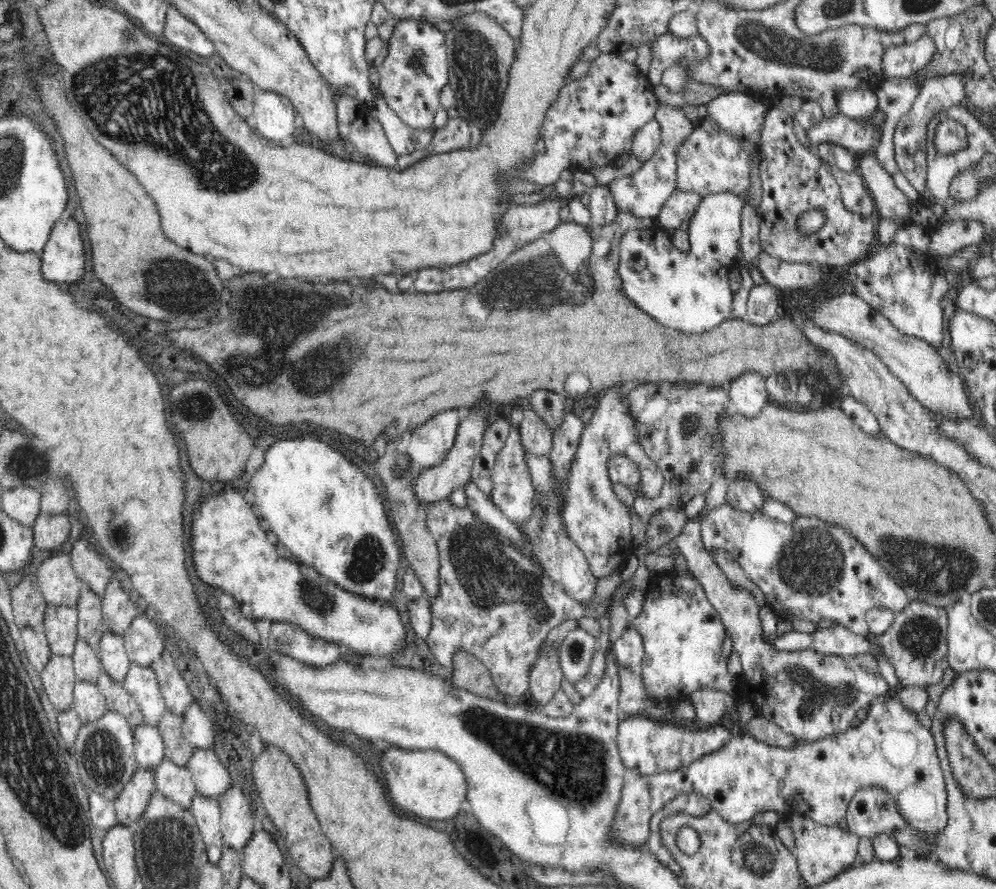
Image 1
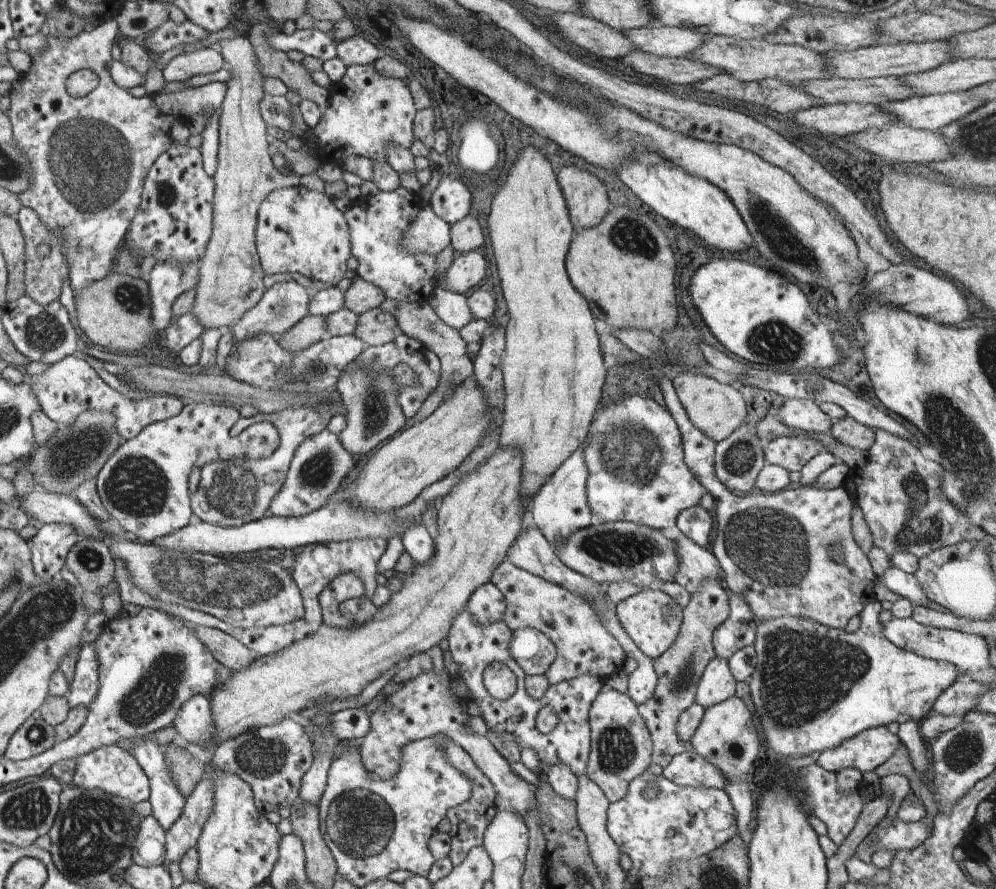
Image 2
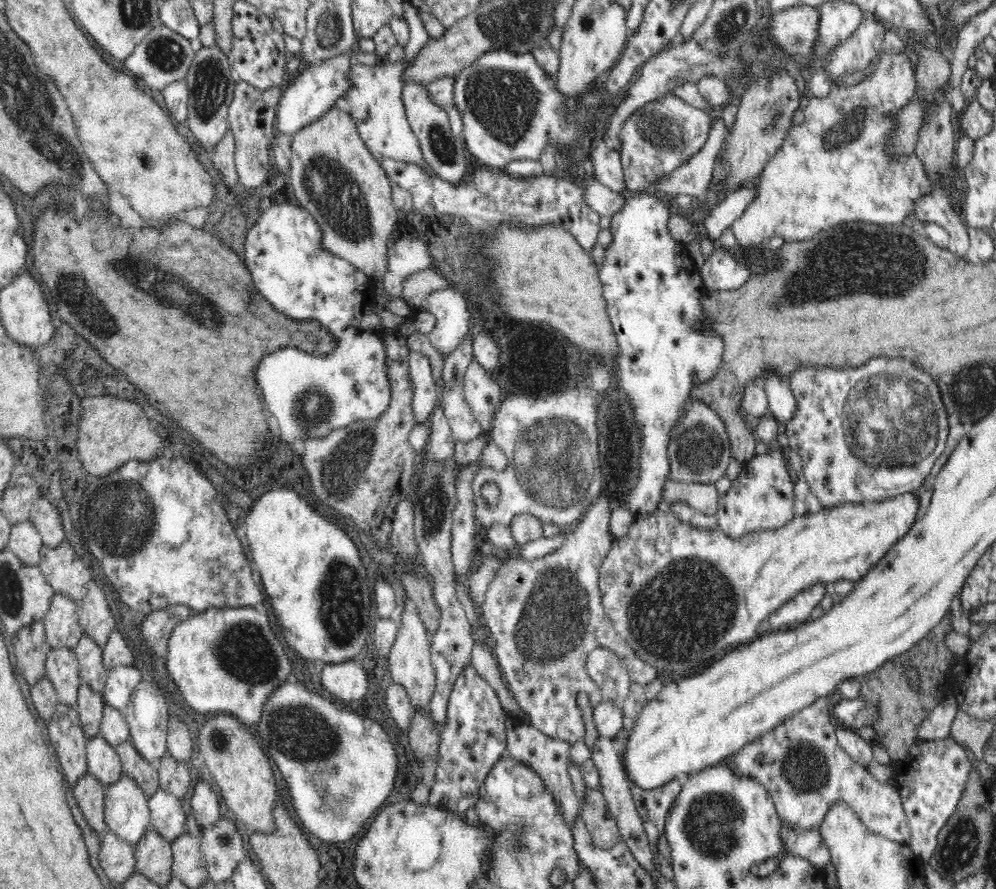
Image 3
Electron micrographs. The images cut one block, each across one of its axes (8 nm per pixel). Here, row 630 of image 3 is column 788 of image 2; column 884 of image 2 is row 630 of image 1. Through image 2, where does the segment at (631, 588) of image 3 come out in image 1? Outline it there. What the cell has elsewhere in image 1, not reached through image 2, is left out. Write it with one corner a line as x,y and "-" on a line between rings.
668,571
656,580
656,588
645,596
642,612
626,624
634,627
642,635
645,657
641,662
641,676
645,689
653,700
667,706
669,701
680,698
682,694
691,694
700,688
720,689
733,694
736,688
736,678
728,673
726,657
721,653
721,645
726,635
726,629
712,603
705,594
704,587
692,573
679,575
676,571

